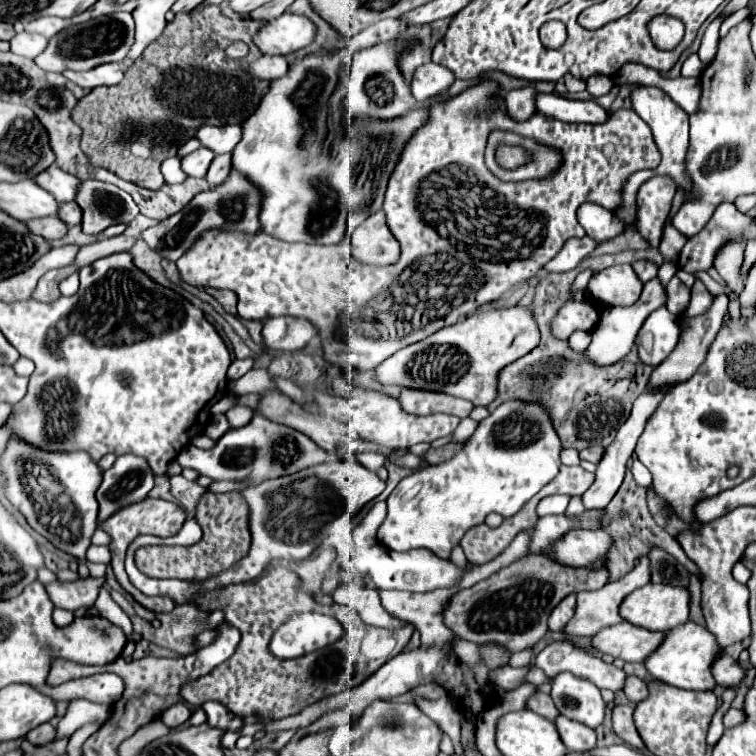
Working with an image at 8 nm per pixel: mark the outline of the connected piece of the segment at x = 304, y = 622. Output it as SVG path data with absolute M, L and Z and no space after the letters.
M295 614L285 622L271 640L271 652L277 658L297 658L339 642L343 626L325 614Z

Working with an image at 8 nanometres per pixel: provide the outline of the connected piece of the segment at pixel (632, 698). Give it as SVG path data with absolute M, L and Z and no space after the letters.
M627 676L627 682L625 682L623 692L625 692L625 696L627 696L627 700L629 700L629 702L639 704L641 700L645 700L645 698L647 698L649 688L647 688L647 684L645 684L643 680L639 680L637 676Z

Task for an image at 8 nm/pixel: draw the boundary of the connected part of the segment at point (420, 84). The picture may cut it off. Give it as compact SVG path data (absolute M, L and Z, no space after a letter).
M423 64L413 72L411 90L419 102L429 102L431 98L439 96L453 84L455 76L449 68L439 64Z

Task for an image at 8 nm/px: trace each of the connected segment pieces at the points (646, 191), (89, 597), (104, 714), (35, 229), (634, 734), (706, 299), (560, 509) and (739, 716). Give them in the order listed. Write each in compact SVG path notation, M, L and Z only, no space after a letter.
M655 176L639 188L637 194L637 232L657 248L663 235L663 226L671 210L677 186L671 178Z
M87 578L87 580L75 580L75 582L55 580L47 586L47 594L55 604L55 608L73 612L81 606L93 606L103 582L105 578Z
M73 700L67 706L67 714L63 716L63 720L57 726L57 738L61 736L71 736L75 730L79 730L83 724L89 722L99 722L105 724L111 716L109 706L103 704L95 704L89 700Z
M57 216L35 218L35 220L27 220L25 224L33 234L39 234L39 236L43 236L47 240L57 240L57 238L65 236L65 232L67 232L67 226Z
M615 706L613 708L613 730L629 746L633 746L637 750L645 750L645 744L633 724L633 708L631 706Z
M697 280L695 286L693 286L693 290L691 290L691 304L689 304L689 308L685 310L683 318L687 318L687 316L697 316L697 314L707 312L707 308L711 306L711 302L713 302L713 298L711 298L709 290L703 286L703 282Z
M547 496L539 502L537 506L537 514L541 516L549 516L549 514L563 514L567 510L569 498L567 496Z
M729 708L727 712L725 712L725 716L723 716L723 724L725 724L725 728L733 728L733 726L737 726L739 722L743 722L743 710L735 710L735 708Z

